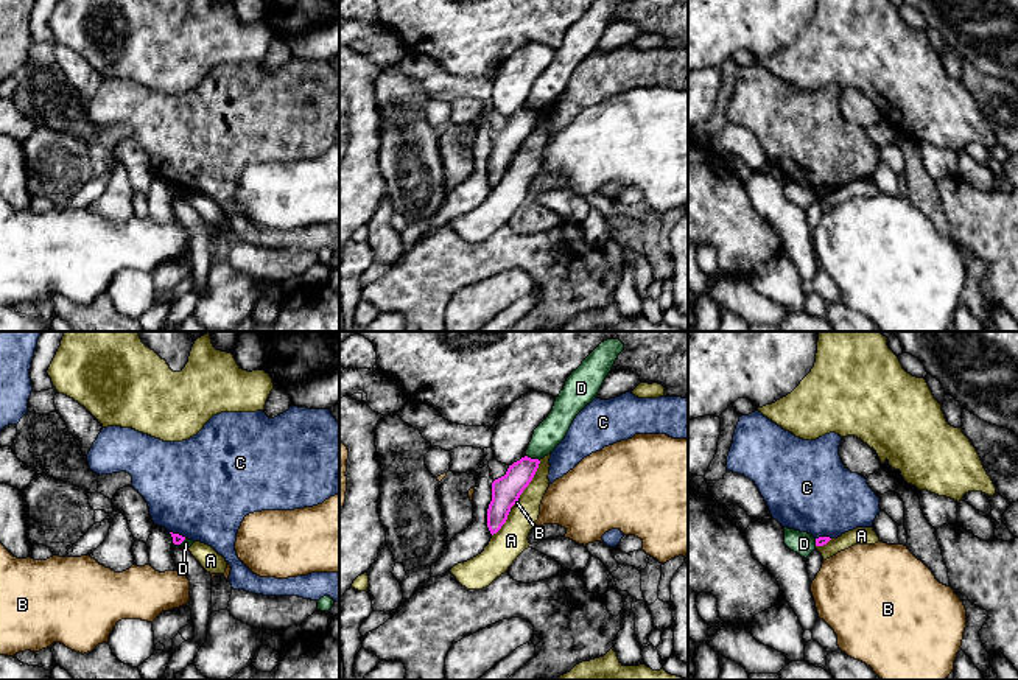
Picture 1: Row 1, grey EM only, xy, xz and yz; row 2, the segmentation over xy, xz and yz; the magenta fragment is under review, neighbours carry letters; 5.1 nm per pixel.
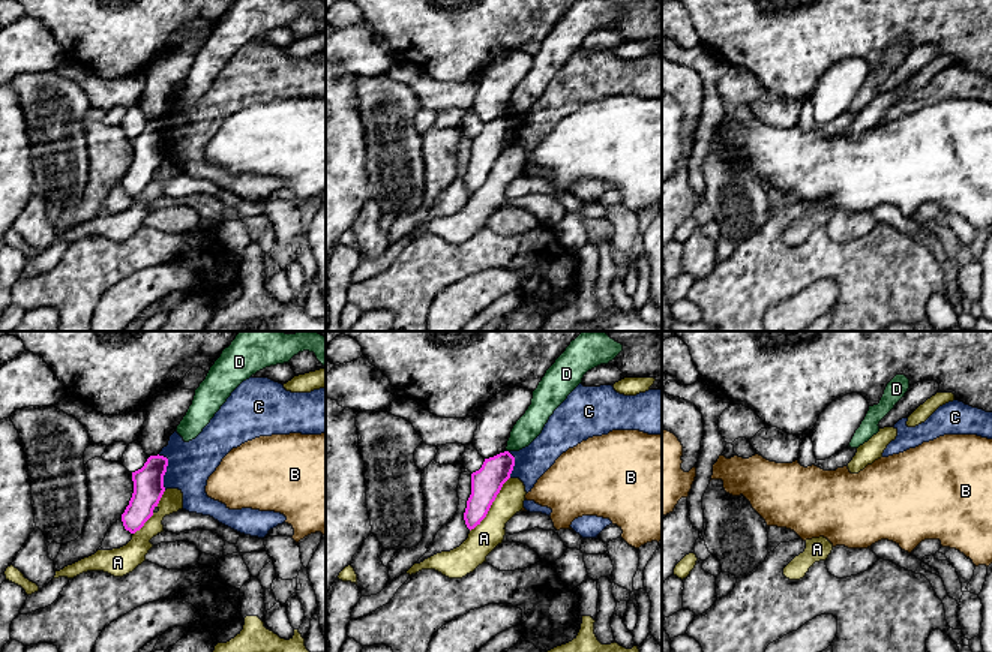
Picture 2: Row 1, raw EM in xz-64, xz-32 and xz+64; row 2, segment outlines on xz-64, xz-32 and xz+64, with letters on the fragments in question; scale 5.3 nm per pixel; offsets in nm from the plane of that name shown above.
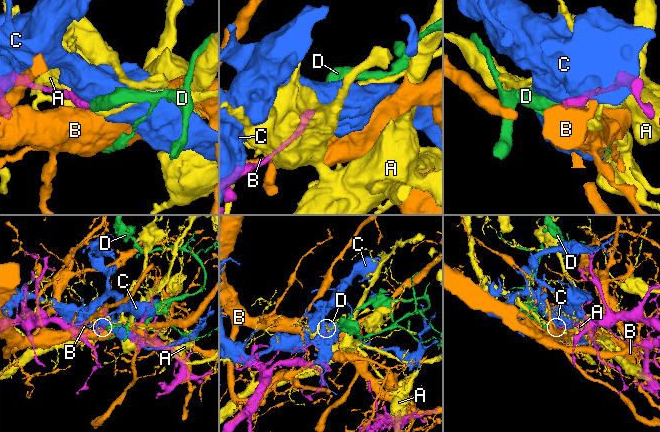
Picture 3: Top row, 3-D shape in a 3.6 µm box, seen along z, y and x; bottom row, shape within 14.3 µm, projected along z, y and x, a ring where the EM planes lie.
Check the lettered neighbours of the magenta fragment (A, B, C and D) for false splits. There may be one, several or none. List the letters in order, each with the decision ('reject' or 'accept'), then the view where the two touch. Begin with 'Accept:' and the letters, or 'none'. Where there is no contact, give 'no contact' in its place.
Accept: none
A: reject; meets magenta in xz
B: reject; meets magenta in xz
C: reject; meets magenta in xy
D: reject; meets magenta in xz

